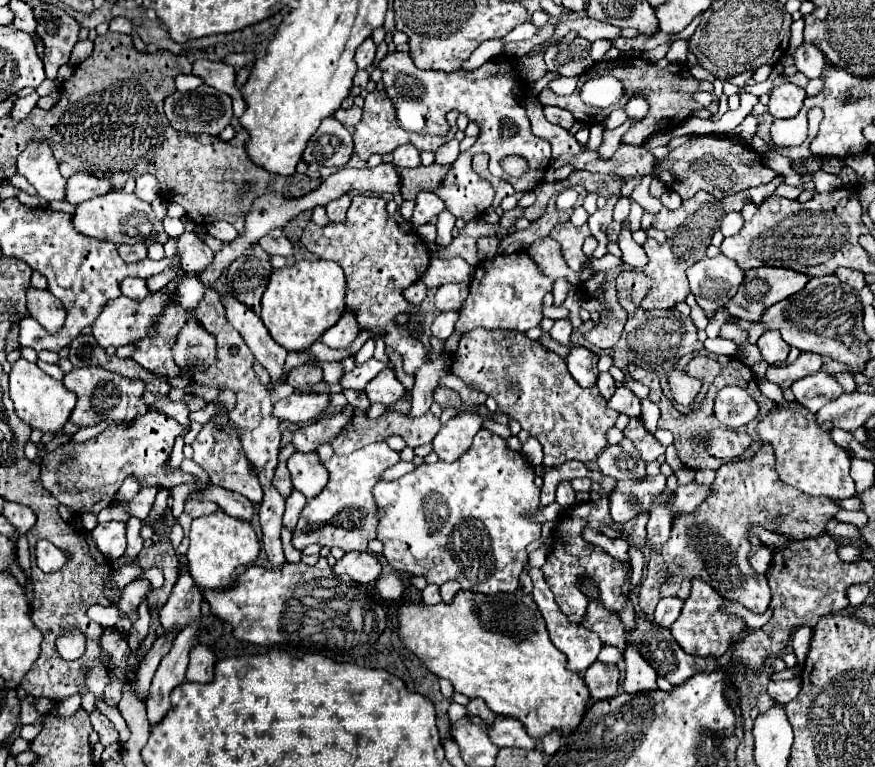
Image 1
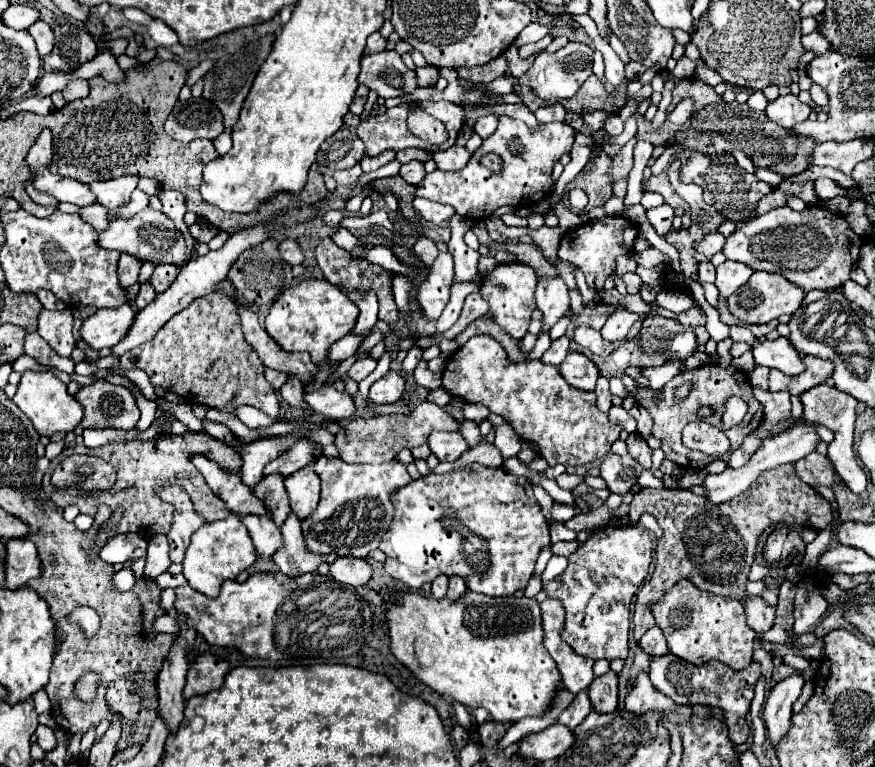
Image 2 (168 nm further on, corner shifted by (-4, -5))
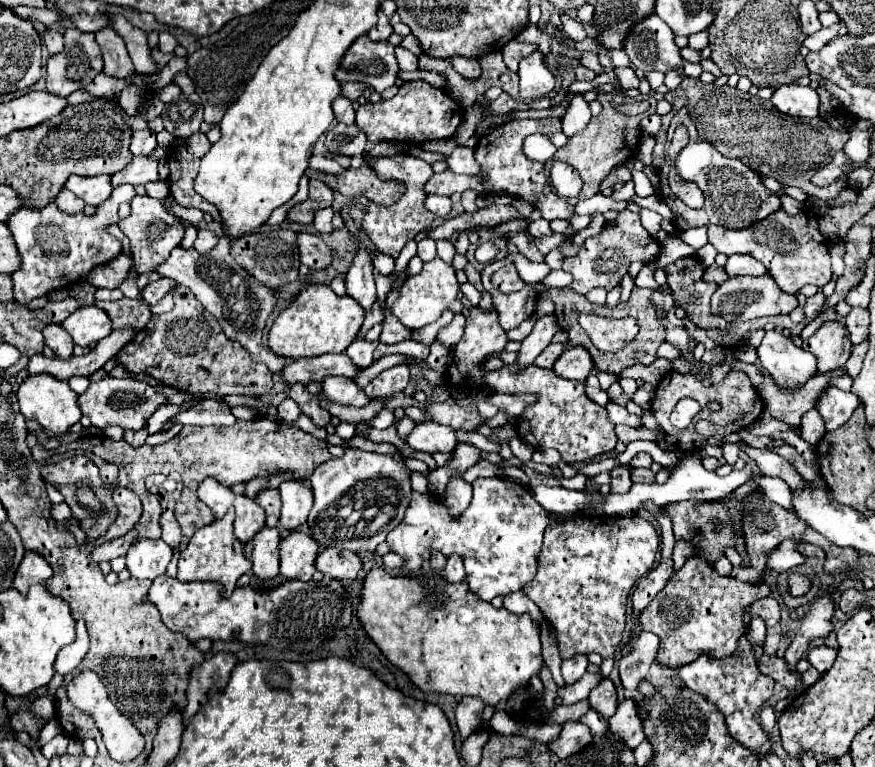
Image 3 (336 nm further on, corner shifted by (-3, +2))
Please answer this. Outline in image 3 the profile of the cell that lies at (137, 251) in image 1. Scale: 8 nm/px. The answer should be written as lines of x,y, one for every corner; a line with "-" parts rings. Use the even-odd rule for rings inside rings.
119,255
113,261
109,261
107,265
99,265
91,271
89,283
93,287
105,287
105,289
115,289
123,283
123,279
127,277
127,271
131,269
131,259
127,255

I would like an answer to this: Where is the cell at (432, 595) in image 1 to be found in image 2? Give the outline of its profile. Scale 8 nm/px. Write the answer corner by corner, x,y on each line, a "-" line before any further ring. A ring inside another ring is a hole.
438,576
434,582
432,582
432,598
440,600
446,596
446,588
448,588
448,576

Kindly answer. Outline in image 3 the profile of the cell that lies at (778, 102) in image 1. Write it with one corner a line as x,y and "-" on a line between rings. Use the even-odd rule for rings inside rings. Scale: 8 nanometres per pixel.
781,85
773,97
771,103
785,115
795,117
817,117
819,115
819,95
811,87
803,85

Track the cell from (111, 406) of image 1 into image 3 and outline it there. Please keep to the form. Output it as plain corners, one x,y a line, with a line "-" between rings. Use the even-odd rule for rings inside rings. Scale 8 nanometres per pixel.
105,377
101,381
95,381
89,385
89,389
83,395
79,395
79,405
83,415
87,415
91,423
99,429
105,429
109,425
119,425
121,429
139,431
147,425
147,419
157,411
157,407
165,403
169,403
169,399
161,389
155,389
135,379
115,379
115,377

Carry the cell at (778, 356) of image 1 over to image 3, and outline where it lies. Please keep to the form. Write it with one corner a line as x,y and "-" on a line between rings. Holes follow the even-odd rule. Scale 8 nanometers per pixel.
767,331
757,355
763,369
781,389
805,385
817,373
815,355
797,347
791,337
785,337
781,331

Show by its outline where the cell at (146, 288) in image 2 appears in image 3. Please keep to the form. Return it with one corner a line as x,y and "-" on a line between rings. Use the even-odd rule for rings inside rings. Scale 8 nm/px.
159,279
159,281
153,281
145,287
145,291
141,293
141,297
147,301
147,303
157,303
161,301
169,291
175,291
177,289
177,281
171,281
171,279

